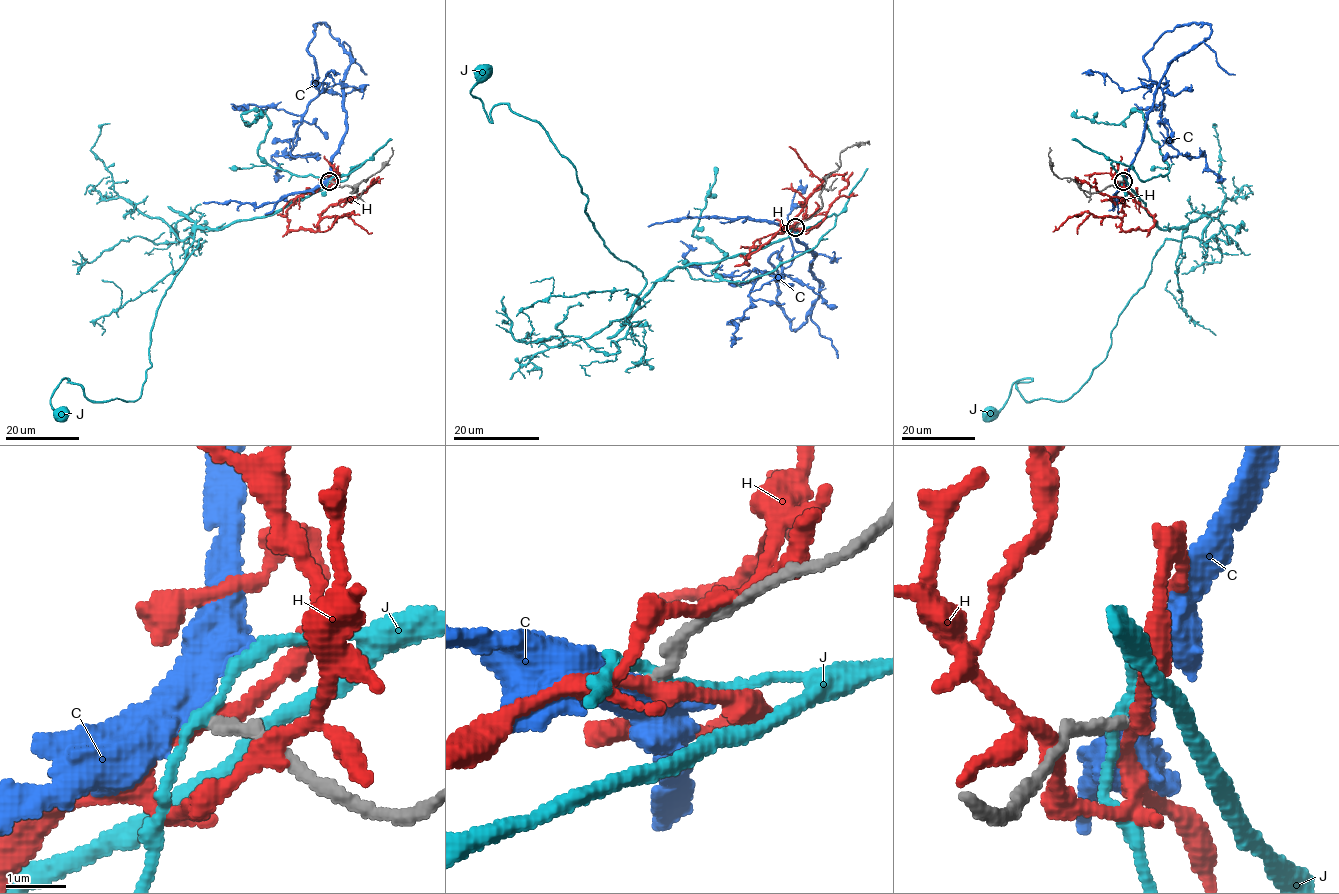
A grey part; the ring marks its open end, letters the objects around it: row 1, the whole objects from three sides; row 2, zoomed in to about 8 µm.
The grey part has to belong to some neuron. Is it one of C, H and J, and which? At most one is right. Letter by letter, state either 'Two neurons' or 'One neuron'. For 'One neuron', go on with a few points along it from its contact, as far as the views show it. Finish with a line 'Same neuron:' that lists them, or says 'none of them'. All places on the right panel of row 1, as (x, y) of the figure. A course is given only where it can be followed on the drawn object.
C: One neuron. Its course: (1123, 181), (1163, 73), (1211, 33), (1193, 22), (1166, 30), (1144, 63), (1170, 144), (1225, 178)
H: Two neurons
J: Two neurons
Same neuron: C

